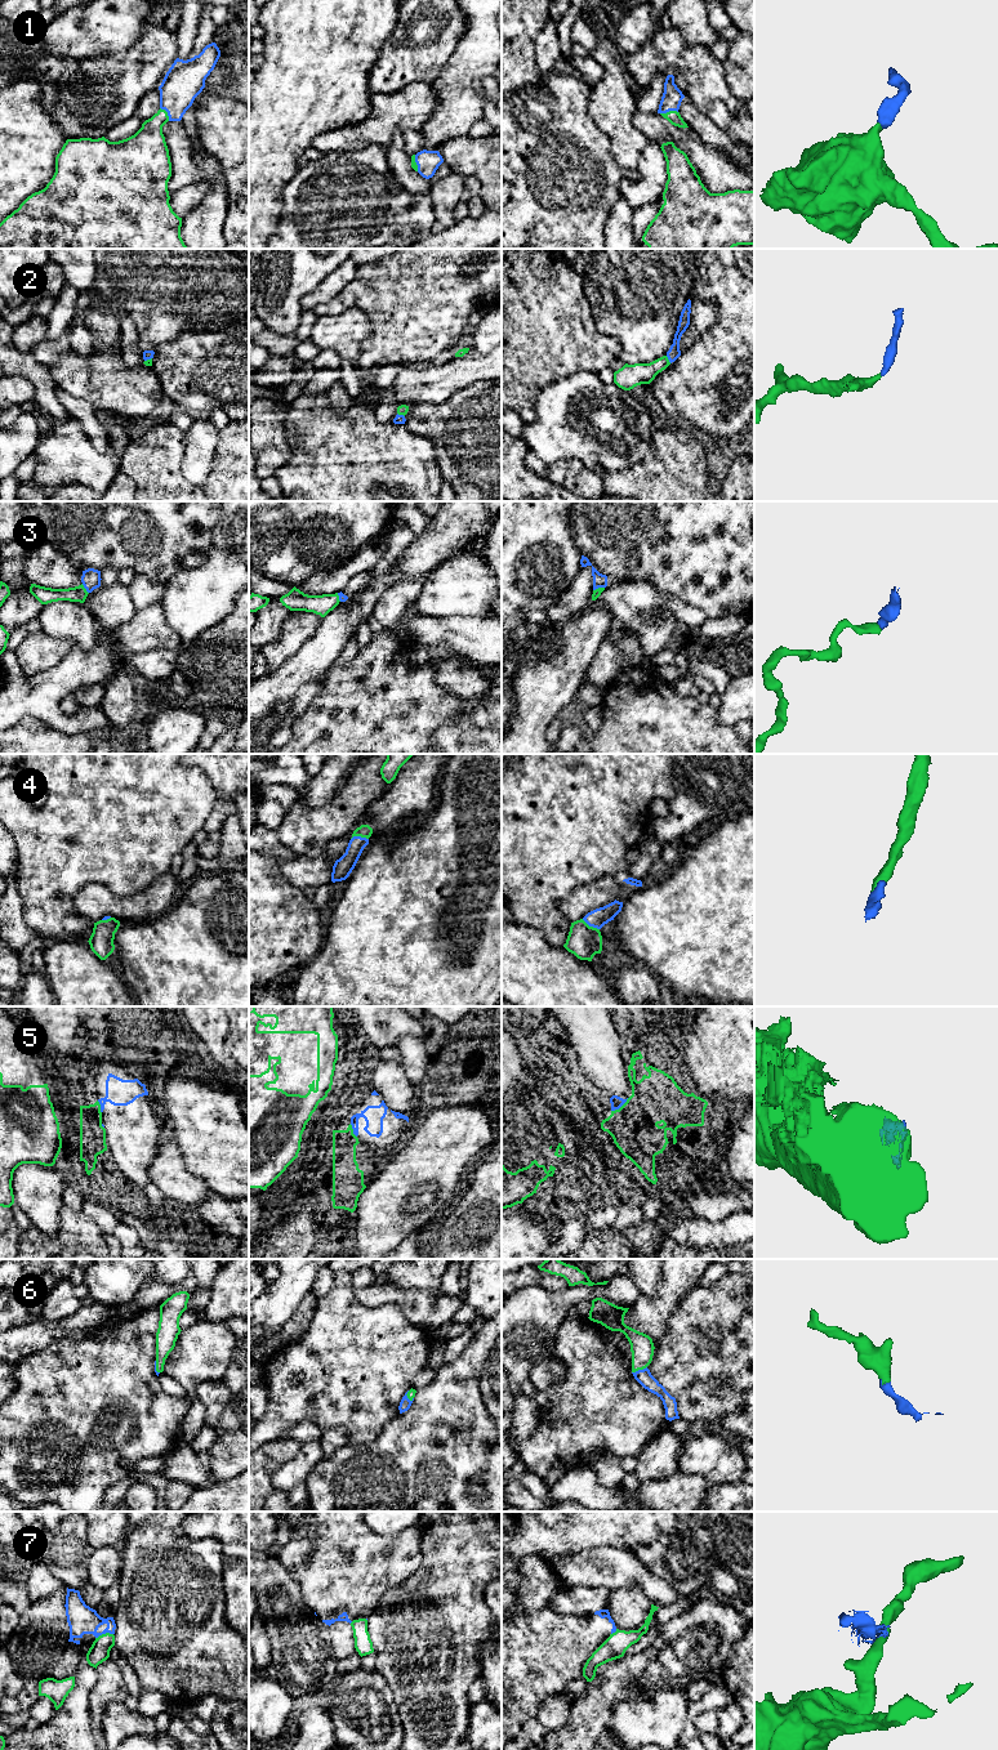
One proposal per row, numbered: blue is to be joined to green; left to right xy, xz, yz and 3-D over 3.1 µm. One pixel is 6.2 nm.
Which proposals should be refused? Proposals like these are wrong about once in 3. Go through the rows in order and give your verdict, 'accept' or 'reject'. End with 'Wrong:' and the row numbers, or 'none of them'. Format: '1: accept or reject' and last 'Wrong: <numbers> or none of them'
1: accept
2: accept
3: accept
4: accept
5: reject
6: accept
7: reject
Wrong: 5, 7

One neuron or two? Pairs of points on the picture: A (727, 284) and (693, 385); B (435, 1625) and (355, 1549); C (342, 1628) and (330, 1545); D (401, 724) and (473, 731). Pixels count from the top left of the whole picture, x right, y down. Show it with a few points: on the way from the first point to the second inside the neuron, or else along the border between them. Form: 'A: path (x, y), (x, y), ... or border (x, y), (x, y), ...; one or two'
A: path (727, 309), (727, 351), (718, 360); one
B: border (418, 1567), (400, 1584), (390, 1588), (374, 1608); two
C: border (350, 1623), (334, 1621), (329, 1626); two
D: border (459, 711), (446, 721), (430, 740); two

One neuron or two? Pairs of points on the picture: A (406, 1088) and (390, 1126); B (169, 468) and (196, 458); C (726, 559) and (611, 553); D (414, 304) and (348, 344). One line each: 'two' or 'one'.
A: two
B: two
C: one
D: two

